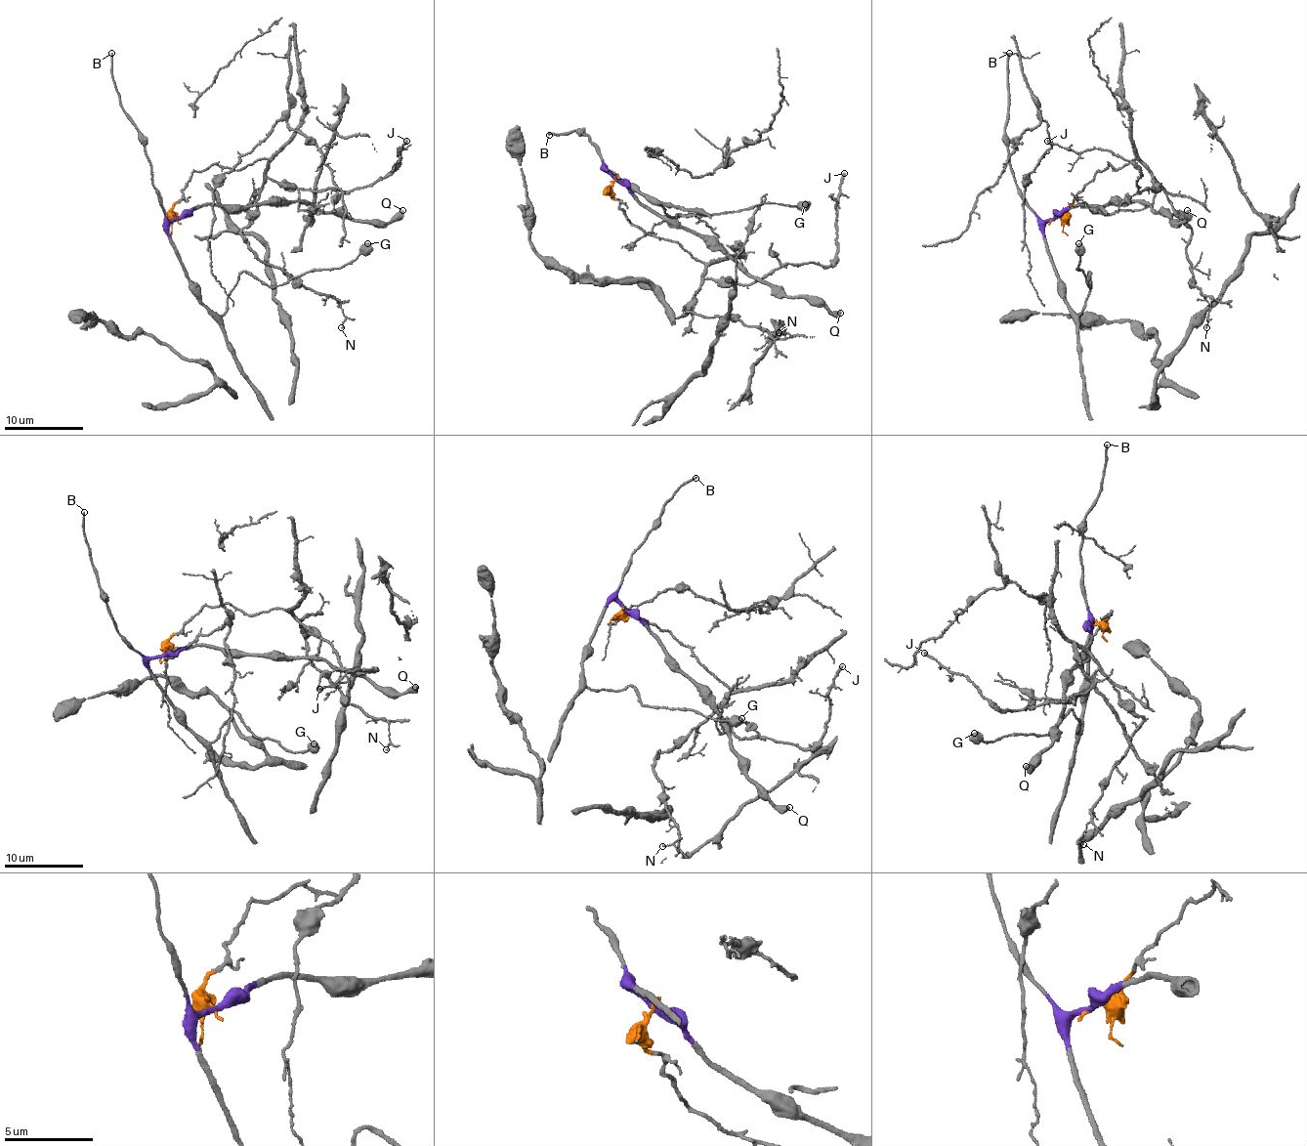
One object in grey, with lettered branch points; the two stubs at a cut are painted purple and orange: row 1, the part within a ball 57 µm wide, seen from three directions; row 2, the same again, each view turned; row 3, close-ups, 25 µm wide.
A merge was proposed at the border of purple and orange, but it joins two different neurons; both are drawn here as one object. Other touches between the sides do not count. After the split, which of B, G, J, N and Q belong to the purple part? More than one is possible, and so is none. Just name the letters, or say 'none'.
B, G, Q

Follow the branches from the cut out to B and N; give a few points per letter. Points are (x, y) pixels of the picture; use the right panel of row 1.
B: (1054, 219), (1040, 219), (1015, 182), (1007, 151), (1009, 54)
N: (1054, 219), (1098, 172), (1137, 159), (1191, 229), (1193, 281), (1212, 300), (1206, 327)

